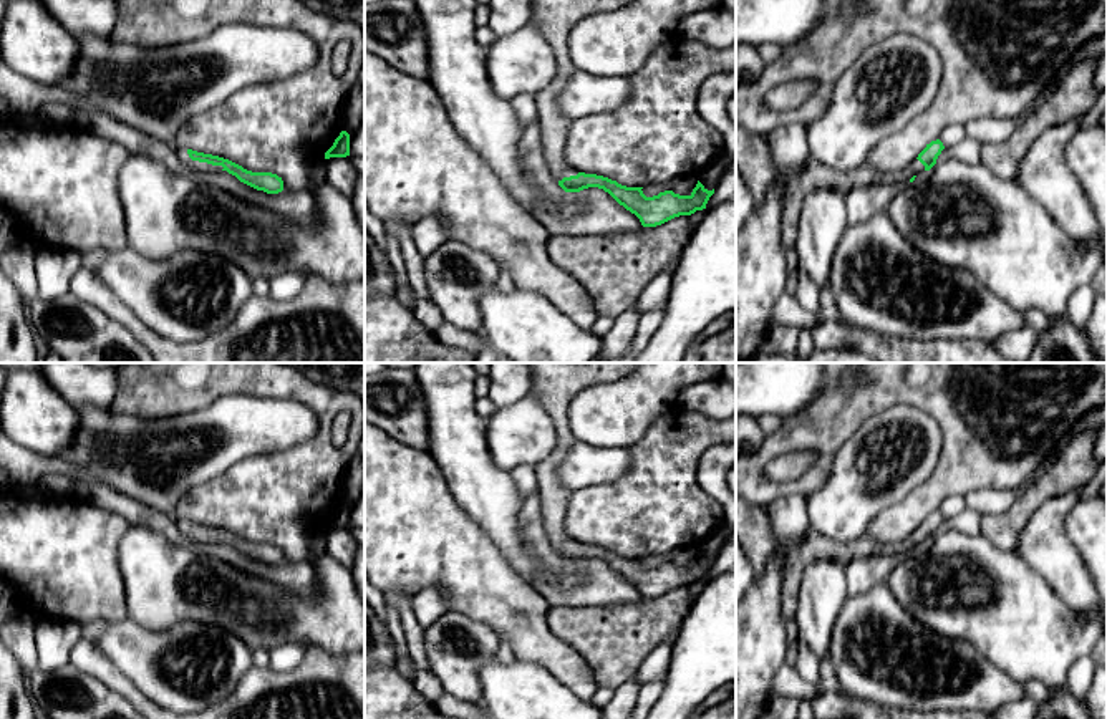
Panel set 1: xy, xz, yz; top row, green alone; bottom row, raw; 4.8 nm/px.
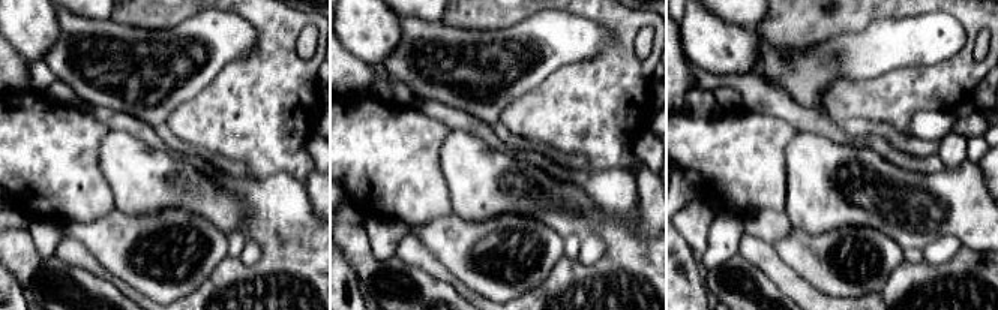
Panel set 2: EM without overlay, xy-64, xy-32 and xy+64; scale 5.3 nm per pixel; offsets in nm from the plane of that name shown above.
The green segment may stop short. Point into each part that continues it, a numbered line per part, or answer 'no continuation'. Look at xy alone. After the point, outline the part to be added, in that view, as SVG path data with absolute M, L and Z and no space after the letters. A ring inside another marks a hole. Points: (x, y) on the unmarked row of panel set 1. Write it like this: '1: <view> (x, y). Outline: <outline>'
1: xy (193, 537). Outline: M176 517L176 524L181 530L181 533L187 538L189 543L204 543L204 542L222 542L222 537L212 537L207 533L192 532L187 525L186 519Z

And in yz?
1: yz (913, 539). Outline: M915 530L905 540L895 542L888 550L892 553L906 555L913 547L916 547L921 542L925 542L925 537L918 530Z

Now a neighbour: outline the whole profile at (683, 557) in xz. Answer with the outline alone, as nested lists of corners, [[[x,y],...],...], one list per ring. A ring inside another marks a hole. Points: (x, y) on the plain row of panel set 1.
[[[691,543],[691,545],[684,547],[684,548],[674,550],[671,555],[673,555],[673,560],[671,562],[674,565],[691,567],[693,560],[698,555],[698,545]]]

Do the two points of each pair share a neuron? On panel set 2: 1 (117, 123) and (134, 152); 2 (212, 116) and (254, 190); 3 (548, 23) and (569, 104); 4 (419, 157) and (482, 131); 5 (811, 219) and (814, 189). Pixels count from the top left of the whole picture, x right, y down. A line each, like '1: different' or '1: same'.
1: different
2: different
3: different
4: different
5: same

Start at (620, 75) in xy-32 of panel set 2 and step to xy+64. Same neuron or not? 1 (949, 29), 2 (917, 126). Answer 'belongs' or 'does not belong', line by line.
1: does not belong
2: does not belong

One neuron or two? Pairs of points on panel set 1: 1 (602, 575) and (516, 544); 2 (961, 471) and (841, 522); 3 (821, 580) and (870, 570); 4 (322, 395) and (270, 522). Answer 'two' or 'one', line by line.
1: two
2: two
3: two
4: one

